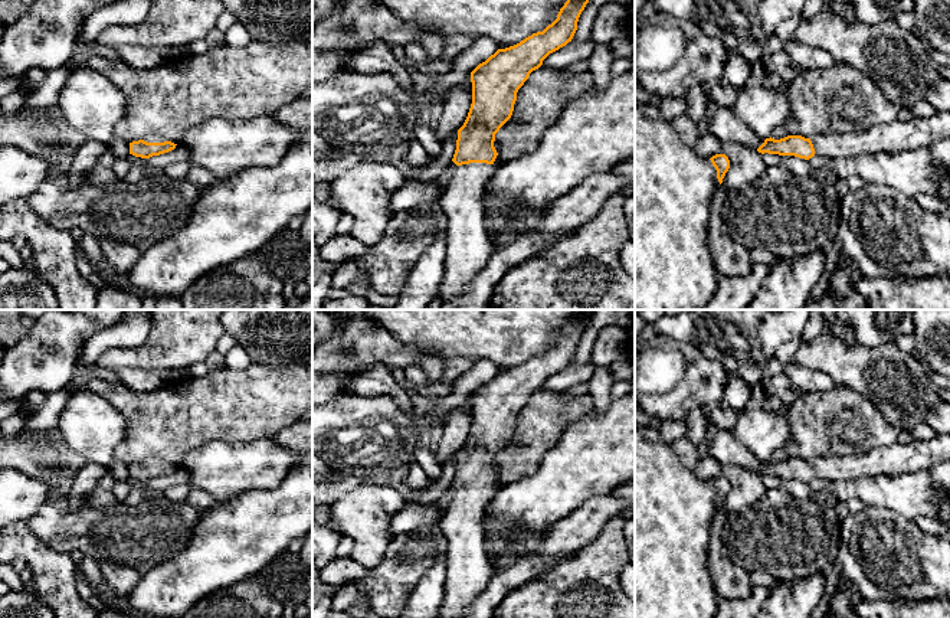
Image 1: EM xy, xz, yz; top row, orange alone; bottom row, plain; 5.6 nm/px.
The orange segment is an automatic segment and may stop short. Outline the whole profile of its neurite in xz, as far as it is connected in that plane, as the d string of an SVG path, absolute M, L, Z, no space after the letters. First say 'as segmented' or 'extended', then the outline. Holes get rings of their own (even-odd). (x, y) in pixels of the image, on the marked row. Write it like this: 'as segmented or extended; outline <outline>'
extended; outline M567 0L557 19L543 32L533 33L514 46L498 49L471 72L472 104L463 125L458 130L456 150L452 158L458 167L439 199L440 209L446 216L445 278L438 294L442 303L452 301L462 294L484 271L494 252L485 229L482 199L487 184L495 173L492 166L498 156L494 147L495 134L511 118L517 92L530 73L538 69L550 53L571 42L579 17L587 3L589 0Z

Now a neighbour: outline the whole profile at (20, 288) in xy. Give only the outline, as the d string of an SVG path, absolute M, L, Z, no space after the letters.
M30 264L0 274L0 310L59 310L53 288Z

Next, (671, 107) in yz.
M665 97L661 99L659 111L662 117L672 122L687 111L685 97Z

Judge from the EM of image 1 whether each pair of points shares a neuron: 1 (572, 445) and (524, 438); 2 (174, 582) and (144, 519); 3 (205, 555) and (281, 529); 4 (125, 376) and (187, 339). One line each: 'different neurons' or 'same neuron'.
1: different neurons
2: different neurons
3: same neuron
4: different neurons

